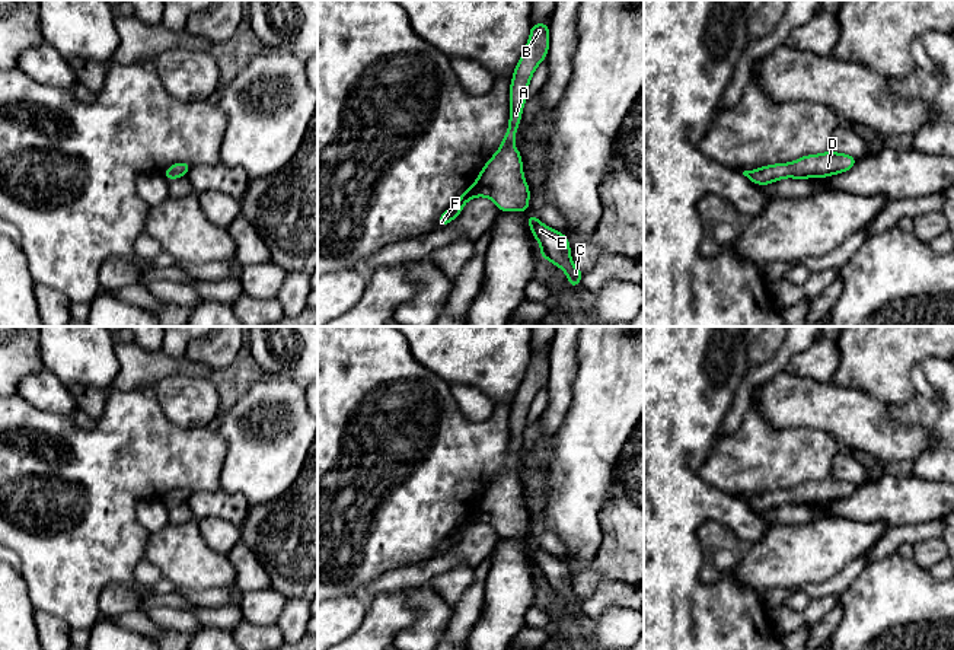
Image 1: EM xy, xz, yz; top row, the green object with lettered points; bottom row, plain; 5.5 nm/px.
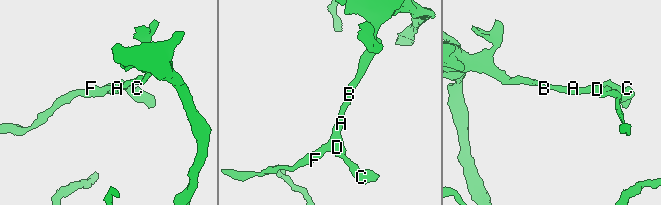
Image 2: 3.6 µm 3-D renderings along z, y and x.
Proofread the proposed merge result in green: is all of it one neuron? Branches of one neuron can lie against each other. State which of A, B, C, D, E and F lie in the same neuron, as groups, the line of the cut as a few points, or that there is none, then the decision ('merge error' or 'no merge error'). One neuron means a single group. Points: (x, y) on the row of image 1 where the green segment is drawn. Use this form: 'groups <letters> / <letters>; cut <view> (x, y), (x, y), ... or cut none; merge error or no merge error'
groups A B C D E F; cut none; no merge error

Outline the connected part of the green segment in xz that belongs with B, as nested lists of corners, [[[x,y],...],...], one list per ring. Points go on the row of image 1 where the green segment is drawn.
[[[532,23],[529,41],[511,79],[511,111],[508,130],[502,143],[495,154],[485,163],[473,185],[437,219],[438,227],[454,220],[462,213],[465,204],[475,197],[491,198],[500,208],[500,213],[527,211],[530,200],[529,184],[524,181],[521,154],[513,143],[521,121],[523,105],[527,99],[532,74],[548,57],[548,48],[549,23]]]

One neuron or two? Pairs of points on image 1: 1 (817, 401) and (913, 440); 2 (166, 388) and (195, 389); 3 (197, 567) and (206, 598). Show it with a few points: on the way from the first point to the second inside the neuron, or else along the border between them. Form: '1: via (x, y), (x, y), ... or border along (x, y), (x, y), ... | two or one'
1: via (841, 411), (855, 417), (886, 440), (890, 440) | one
2: via (174, 389), (188, 389) | one
3: border along (226, 588), (190, 589), (184, 593) | two

